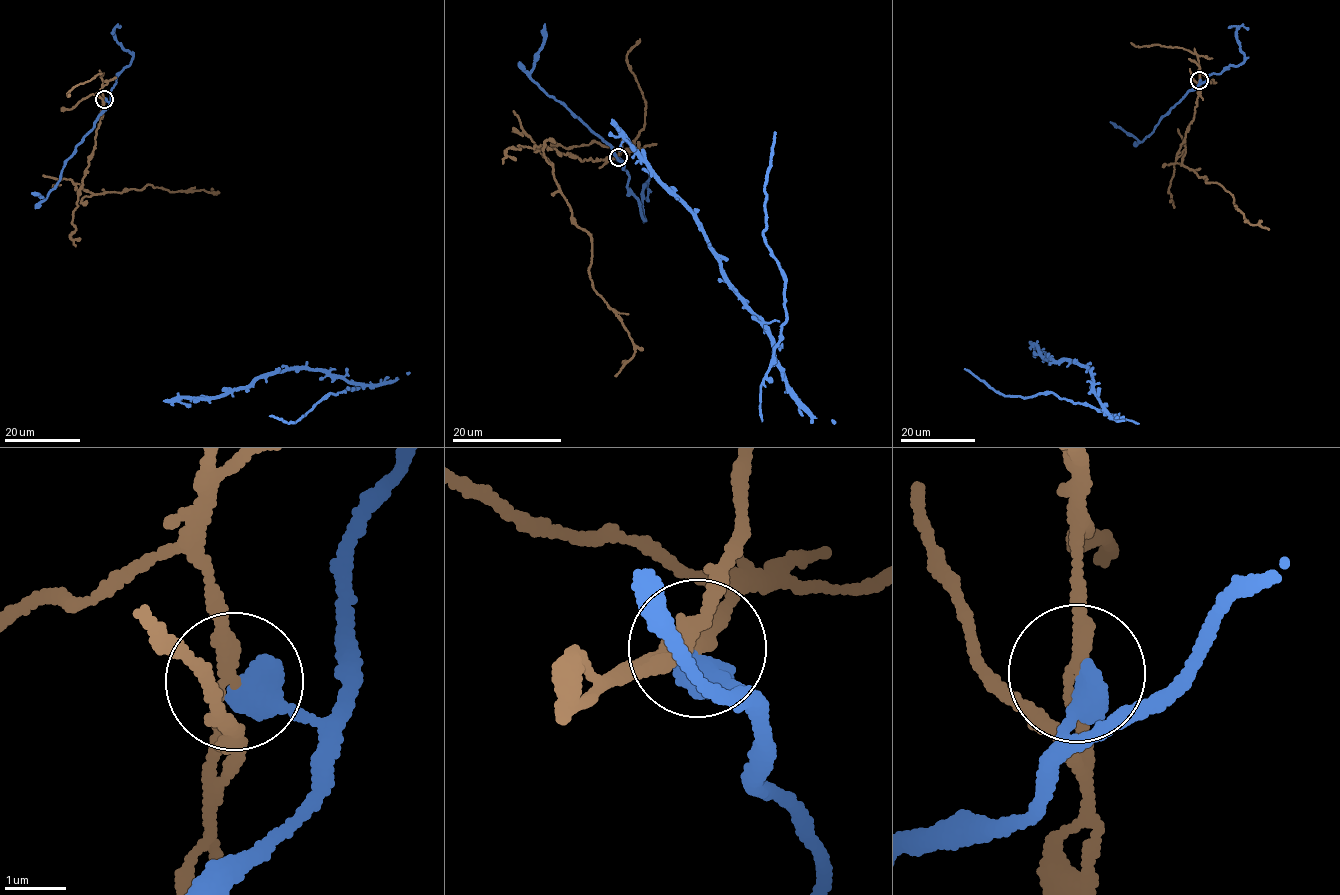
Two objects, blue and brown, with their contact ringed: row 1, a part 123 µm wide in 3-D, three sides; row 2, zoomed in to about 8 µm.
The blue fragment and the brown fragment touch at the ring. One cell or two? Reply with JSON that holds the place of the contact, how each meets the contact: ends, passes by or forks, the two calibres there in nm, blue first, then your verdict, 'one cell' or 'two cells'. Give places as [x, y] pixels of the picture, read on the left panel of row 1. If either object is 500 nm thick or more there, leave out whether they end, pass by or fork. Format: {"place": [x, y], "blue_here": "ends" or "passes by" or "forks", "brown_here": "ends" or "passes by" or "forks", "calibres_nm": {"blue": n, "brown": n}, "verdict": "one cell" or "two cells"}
{"place": [104, 99], "calibres_nm": {"blue": 550, "brown": 200}, "verdict": "two cells"}

